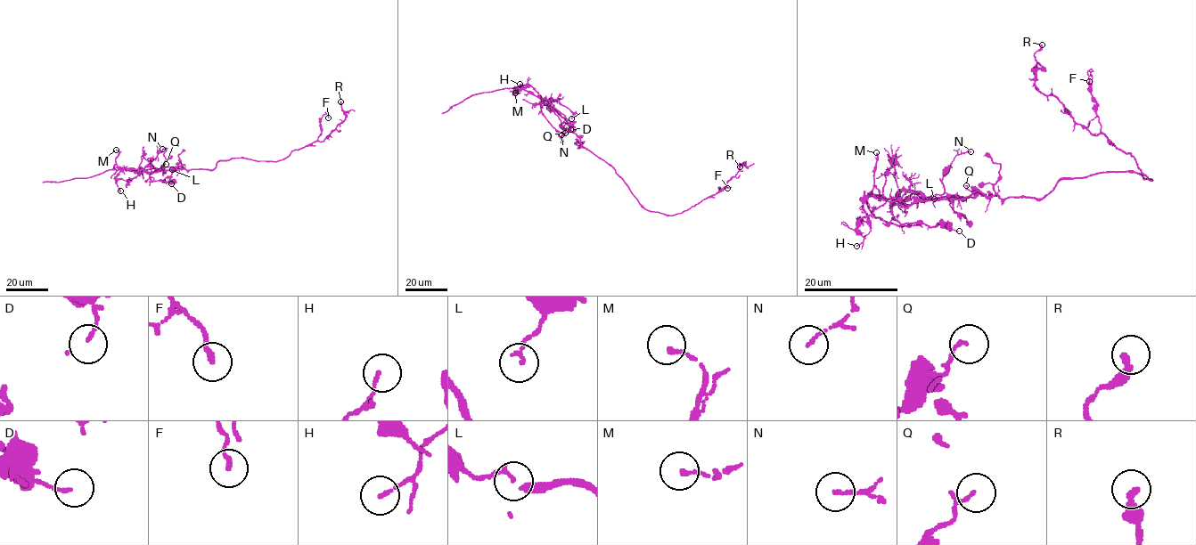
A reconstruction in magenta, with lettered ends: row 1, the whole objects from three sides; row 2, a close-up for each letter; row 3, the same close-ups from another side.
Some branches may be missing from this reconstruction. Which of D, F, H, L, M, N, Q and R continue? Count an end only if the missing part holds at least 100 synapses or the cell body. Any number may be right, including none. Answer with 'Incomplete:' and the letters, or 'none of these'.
Incomplete: none of these

